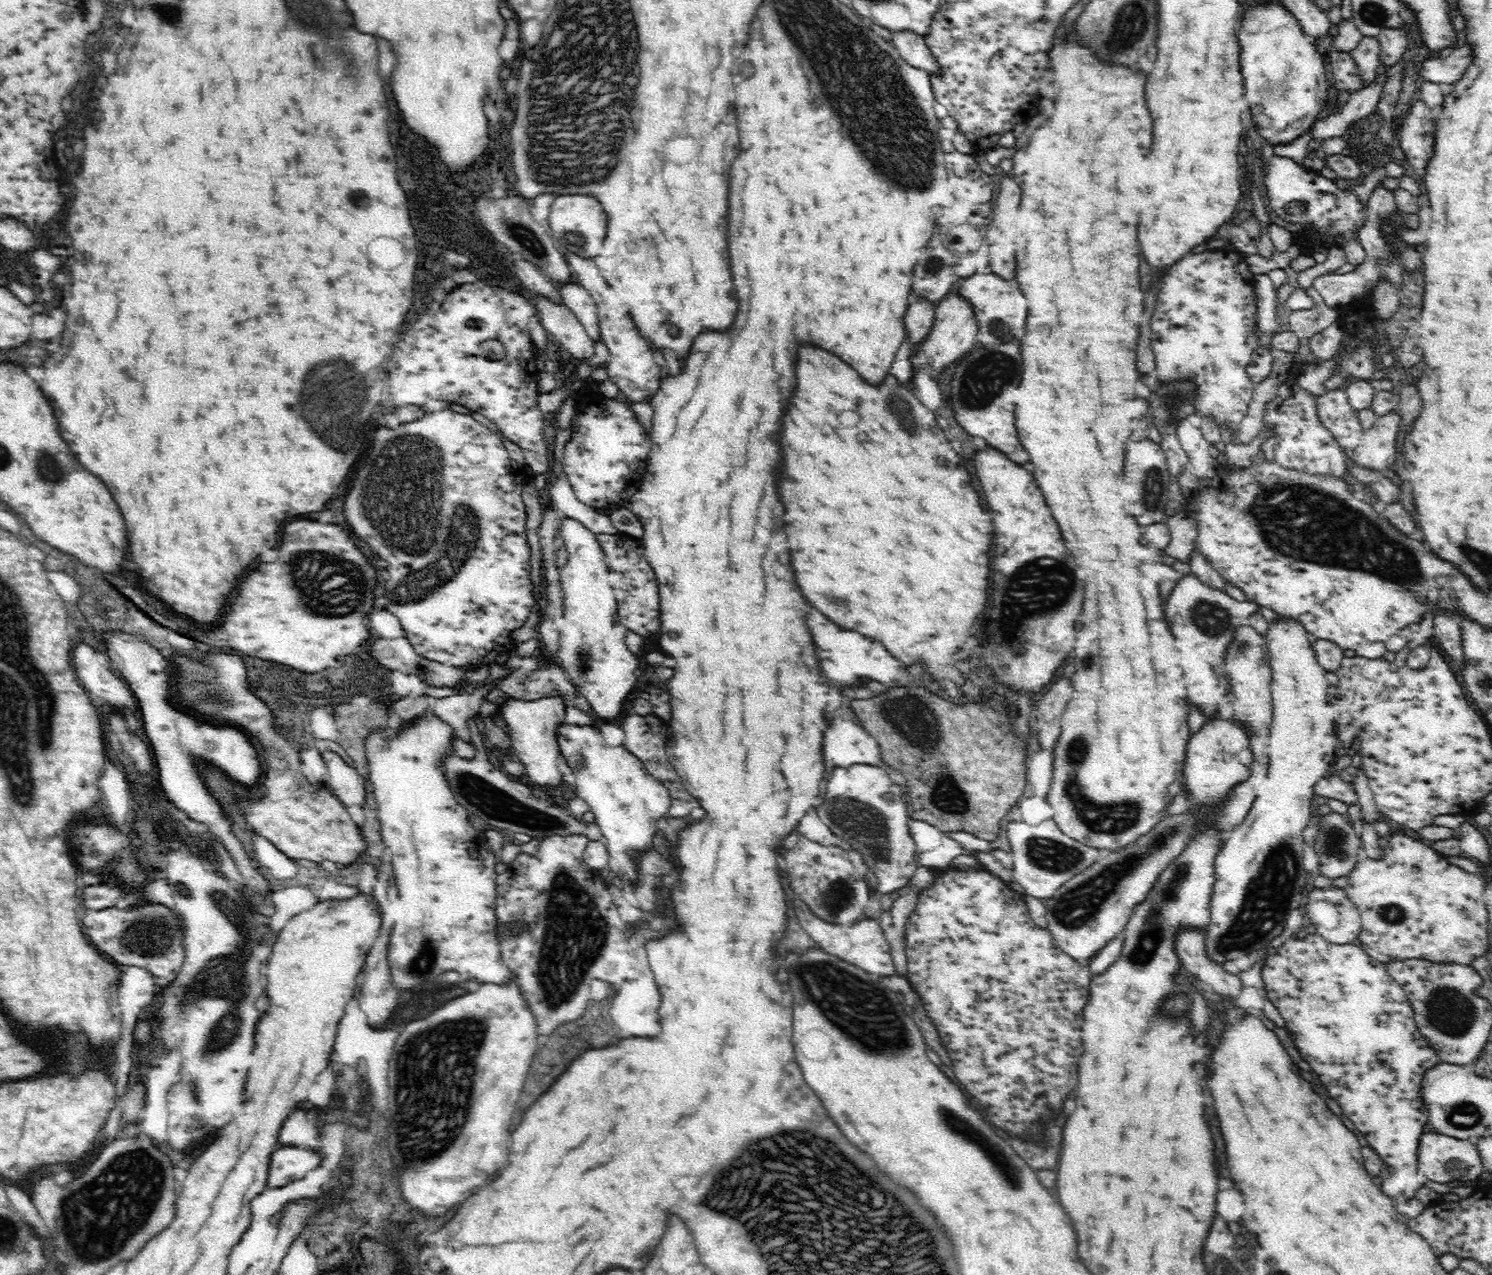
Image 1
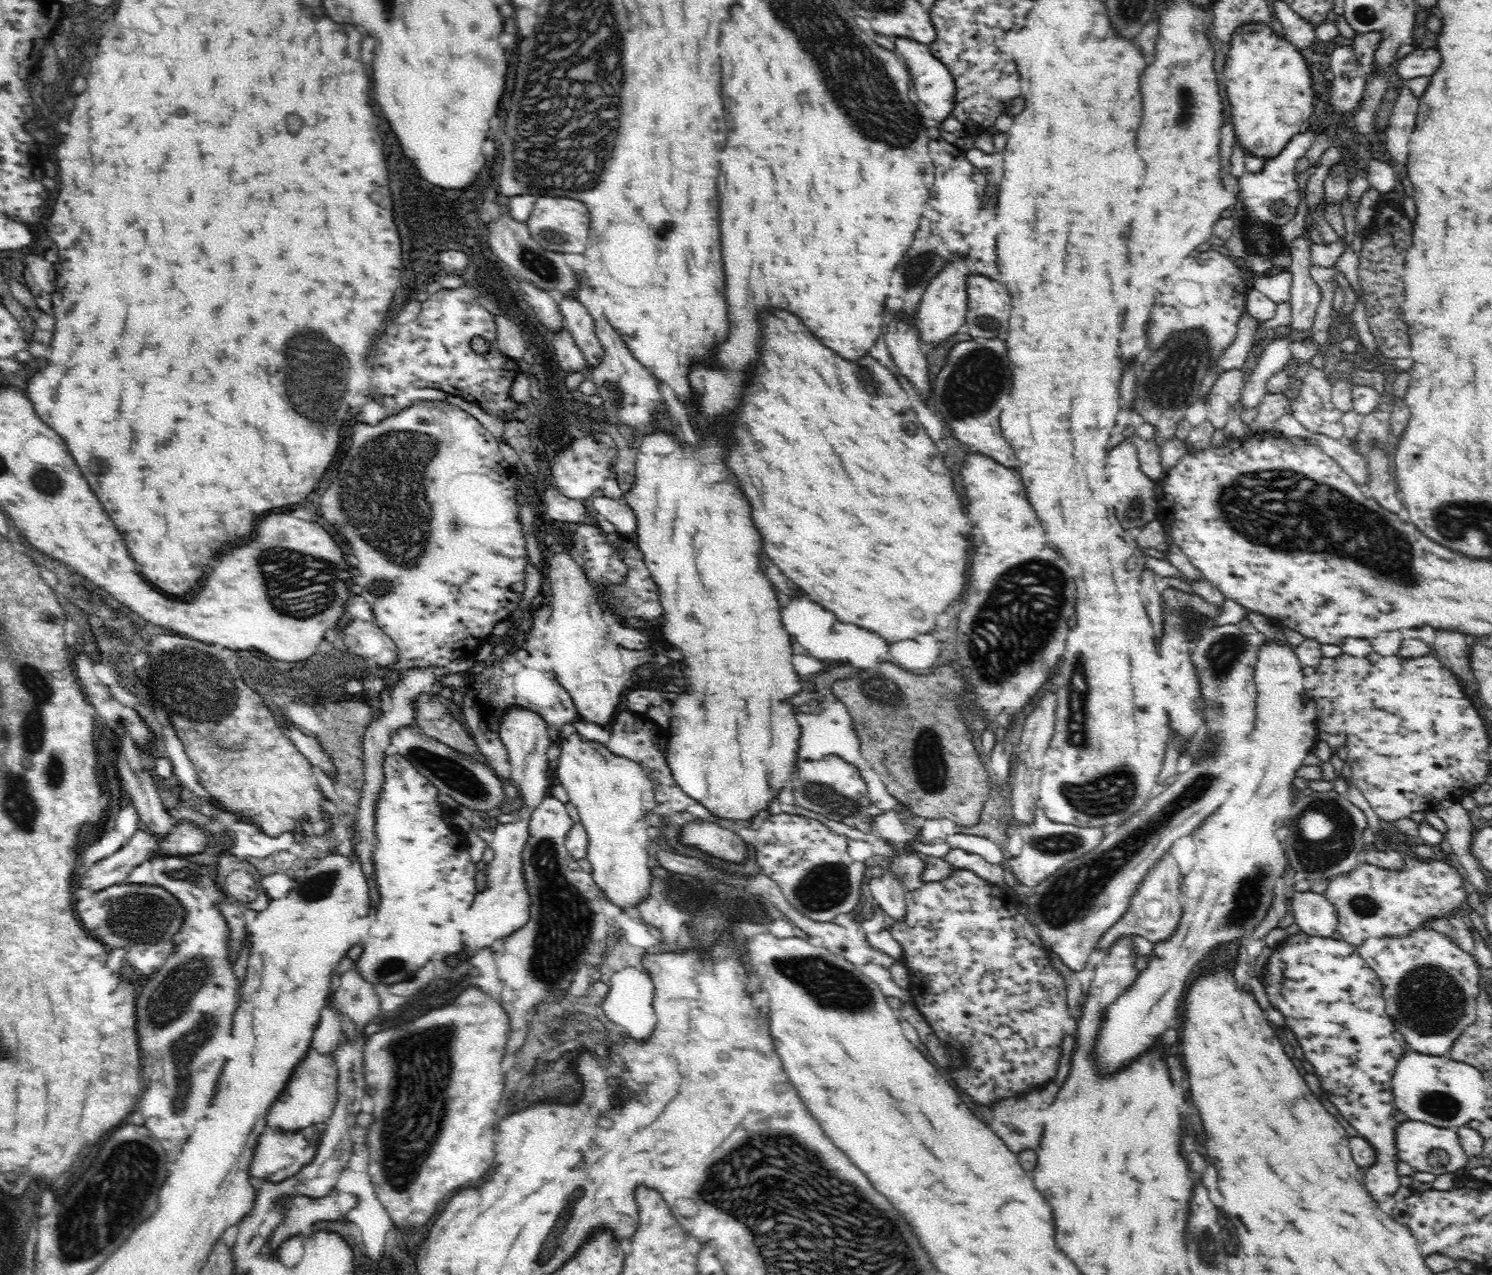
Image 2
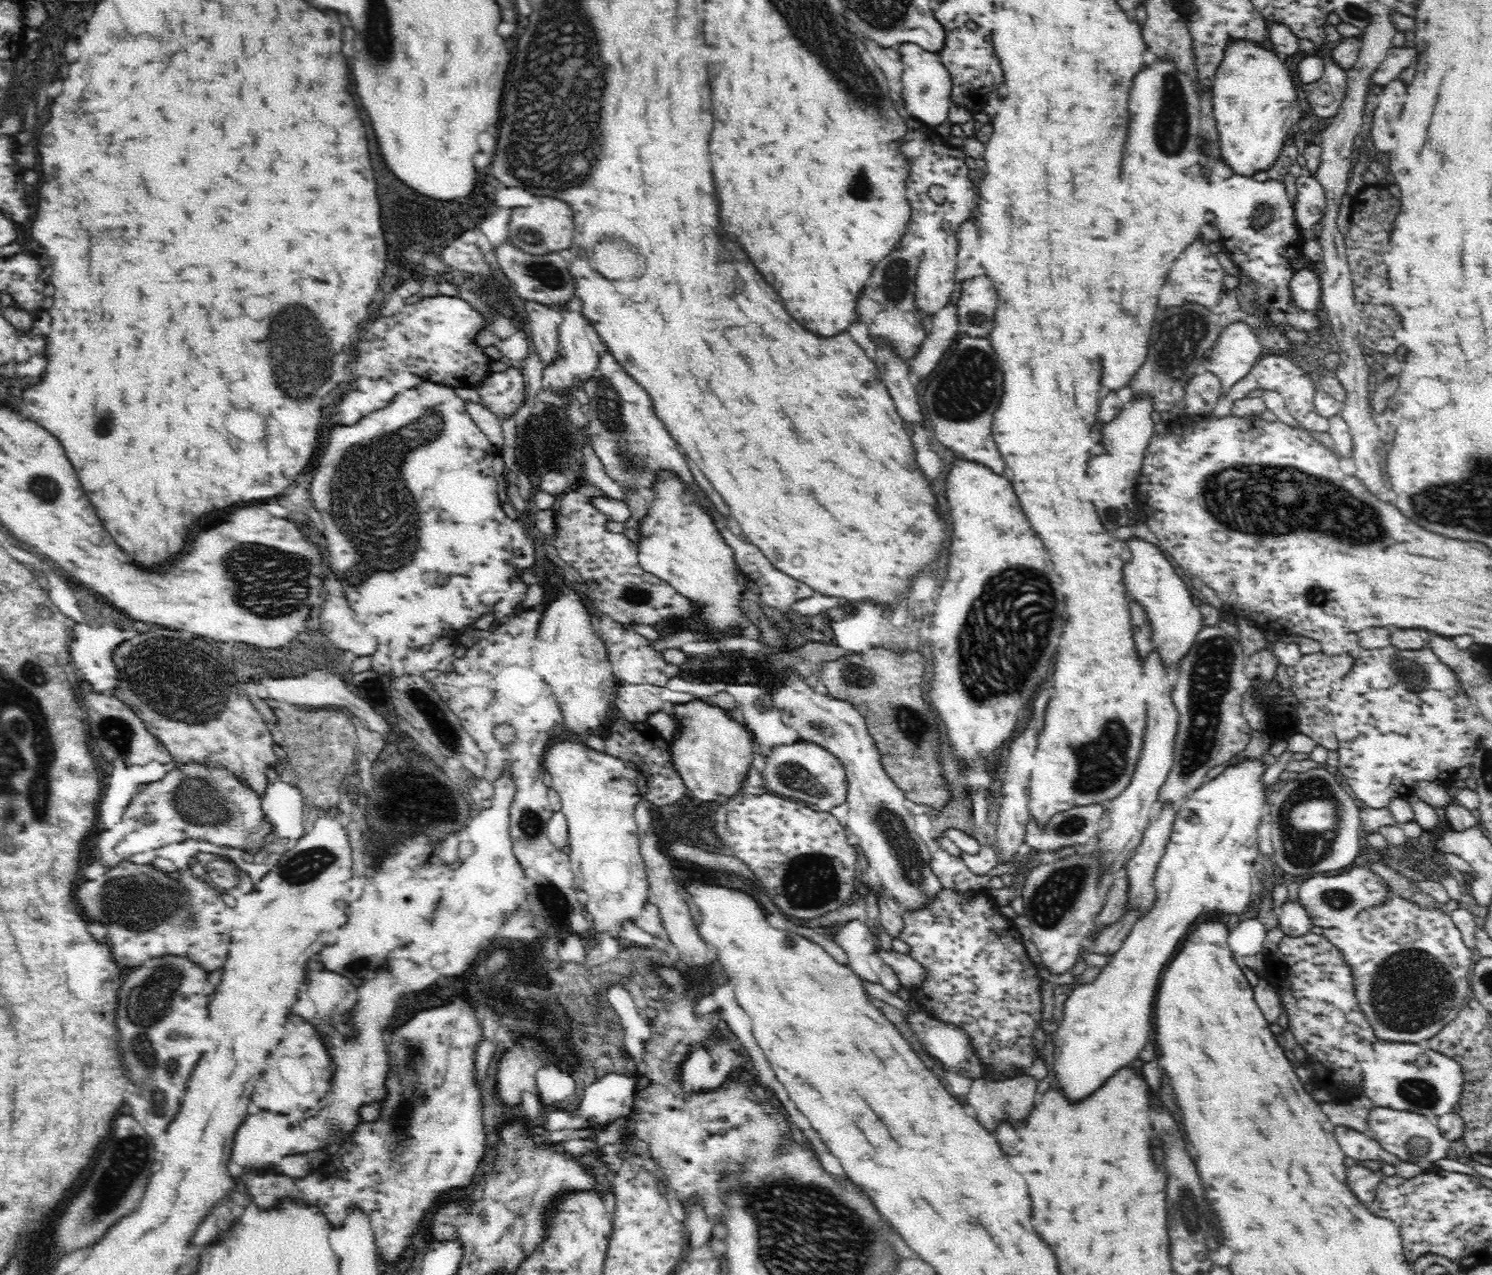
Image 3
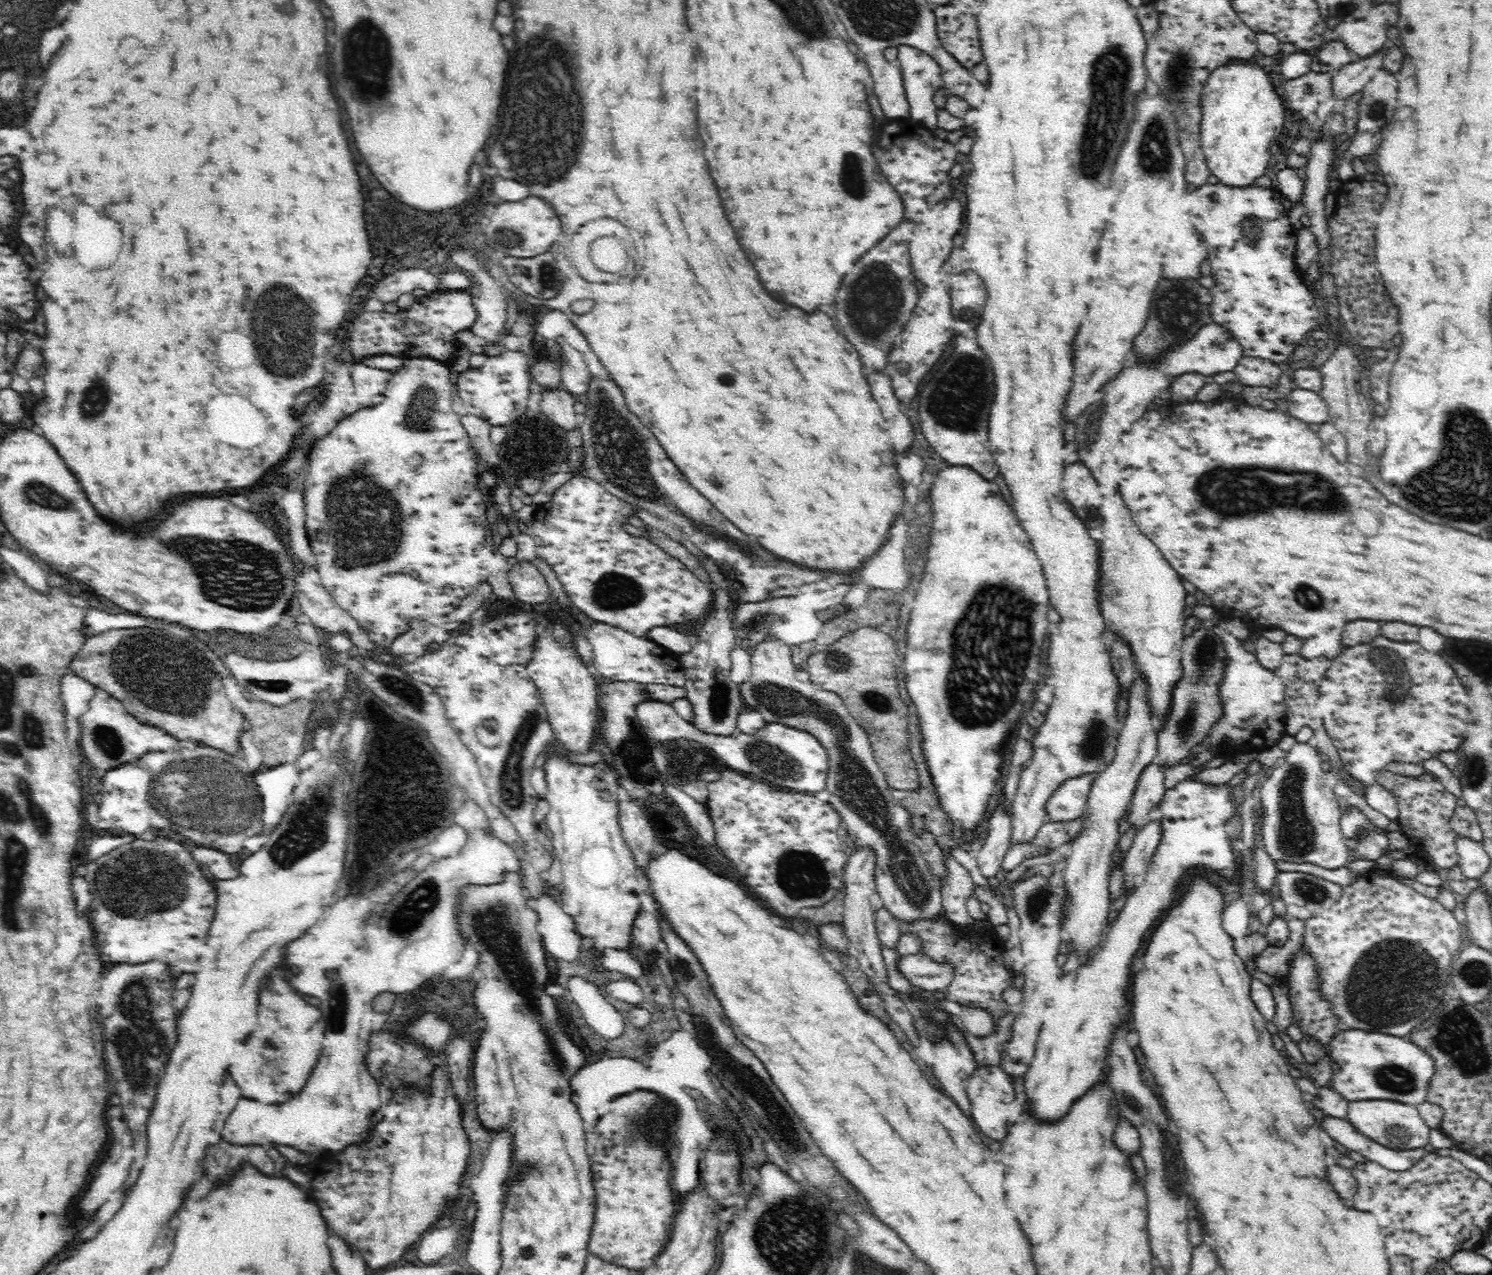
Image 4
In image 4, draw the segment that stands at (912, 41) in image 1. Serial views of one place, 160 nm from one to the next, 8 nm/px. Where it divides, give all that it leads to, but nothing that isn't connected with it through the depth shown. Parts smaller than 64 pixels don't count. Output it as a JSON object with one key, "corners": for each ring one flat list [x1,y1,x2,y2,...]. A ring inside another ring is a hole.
{"corners":[[908,45,898,47,898,61,900,61,903,85,909,102,909,118,918,121,929,131,936,129,938,127,938,107,934,103,934,93,938,89,946,88,942,67,928,54]]}

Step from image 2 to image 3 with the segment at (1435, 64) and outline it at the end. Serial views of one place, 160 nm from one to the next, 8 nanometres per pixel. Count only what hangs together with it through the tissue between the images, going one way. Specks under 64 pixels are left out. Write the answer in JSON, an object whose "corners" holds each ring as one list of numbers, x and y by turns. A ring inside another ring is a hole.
{"corners":[[1413,46,1393,47,1388,52,1388,58,1380,64,1378,72,1372,76,1372,85,1386,86,1394,80,1400,80,1404,70,1410,66,1415,68,1418,62,1418,51]]}

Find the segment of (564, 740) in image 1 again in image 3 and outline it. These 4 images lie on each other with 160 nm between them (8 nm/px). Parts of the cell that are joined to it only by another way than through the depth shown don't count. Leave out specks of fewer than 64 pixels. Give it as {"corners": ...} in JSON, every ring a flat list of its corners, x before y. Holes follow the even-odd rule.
{"corners":[[561,741,556,742,556,746,553,744,551,745,545,755,545,770,548,771,548,774,552,777,552,788,556,790,556,792,558,792,558,796,560,796,560,800,562,801,561,812,564,812,564,816,568,821,571,869,575,874,575,880,577,881,578,887,582,891,586,892,586,896,588,896,588,898,586,898,586,910,594,916,594,924,596,924,594,928,596,928,598,932,607,933,610,937,618,938,618,930,620,930,622,922,624,922,624,920,635,920,635,918,638,918,638,915,648,901,647,898,649,895,649,882,647,879,645,862,640,852,640,839,638,838,637,823,634,815,634,811,638,803,644,801,636,784,637,772,630,767,625,760,616,758,615,756,610,756,604,752,596,751,595,749,584,745,583,742,571,741]]}

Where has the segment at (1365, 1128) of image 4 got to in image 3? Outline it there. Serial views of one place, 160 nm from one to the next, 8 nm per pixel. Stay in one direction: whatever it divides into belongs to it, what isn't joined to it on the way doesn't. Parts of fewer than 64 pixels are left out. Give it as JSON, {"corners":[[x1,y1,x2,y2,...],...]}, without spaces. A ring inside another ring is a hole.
{"corners":[[1376,1107,1369,1112,1369,1127,1374,1132,1376,1141,1388,1152,1399,1156,1403,1161,1425,1168,1443,1158,1450,1158,1452,1142,1442,1135,1434,1120,1410,1111]]}

